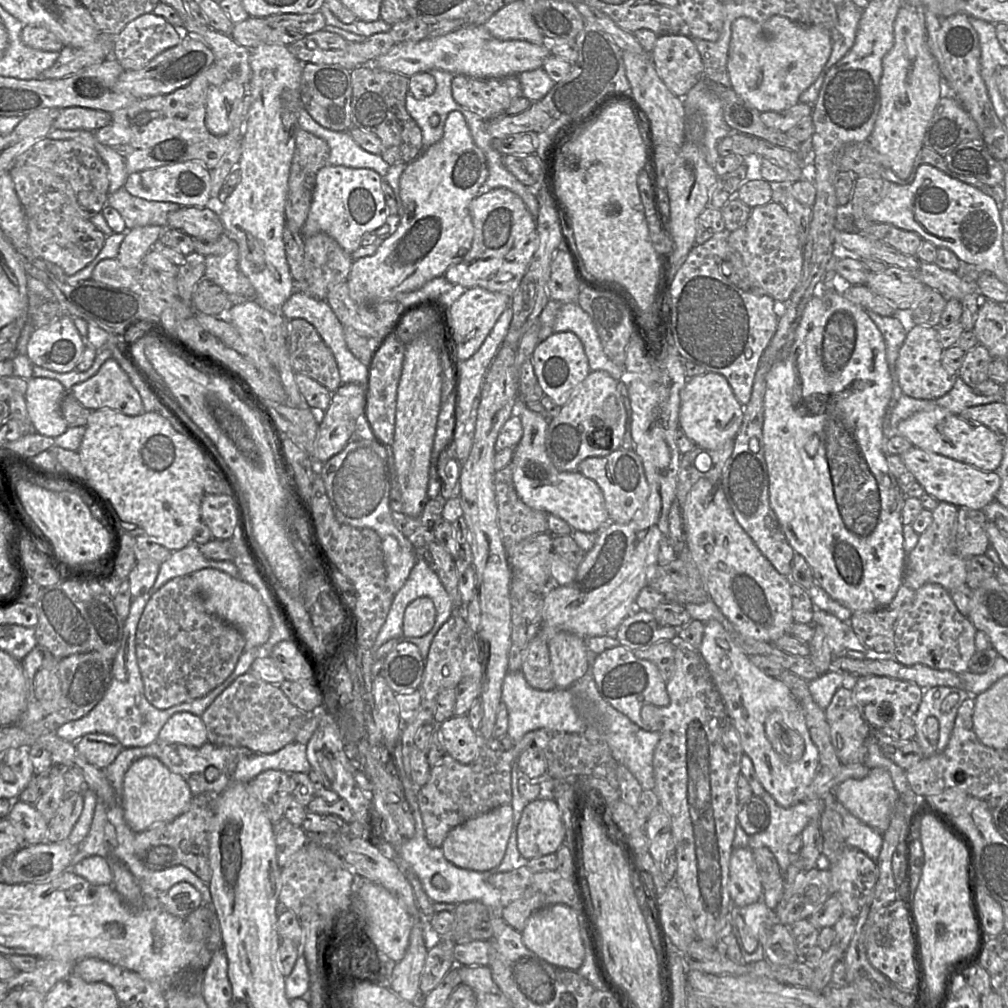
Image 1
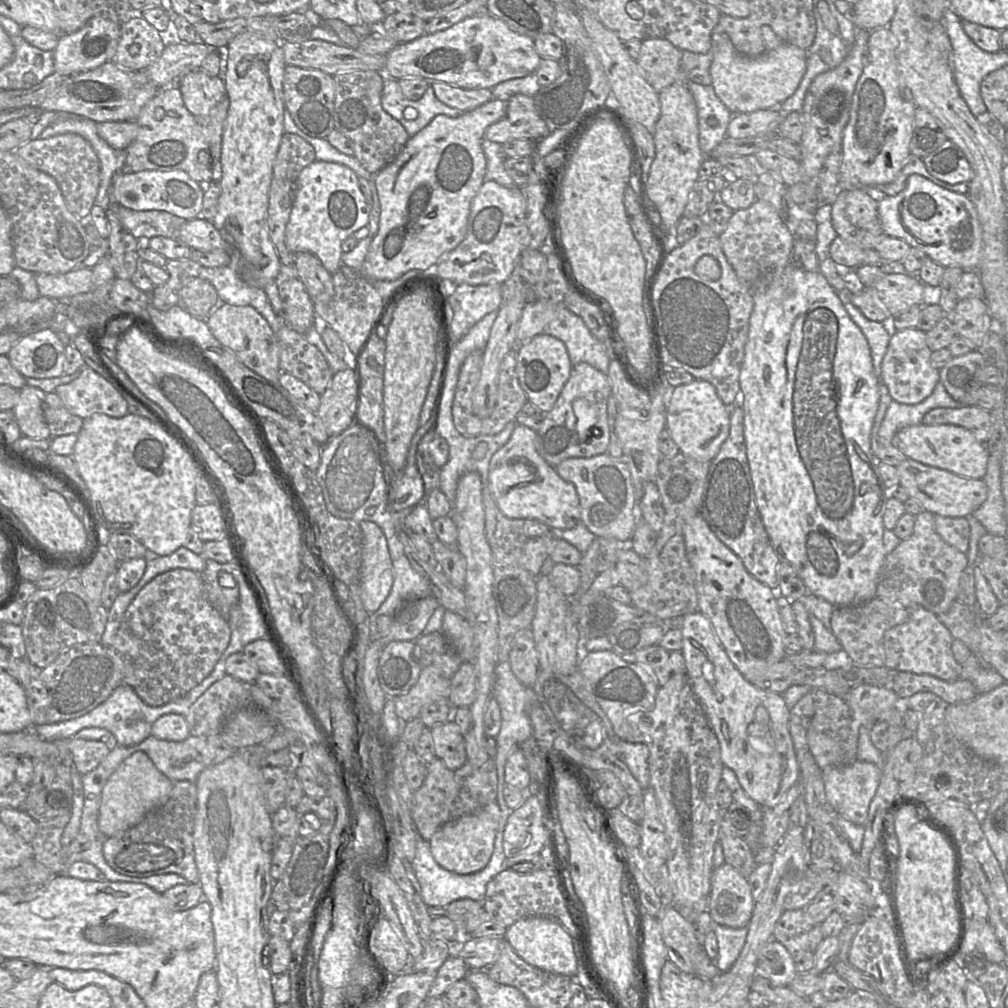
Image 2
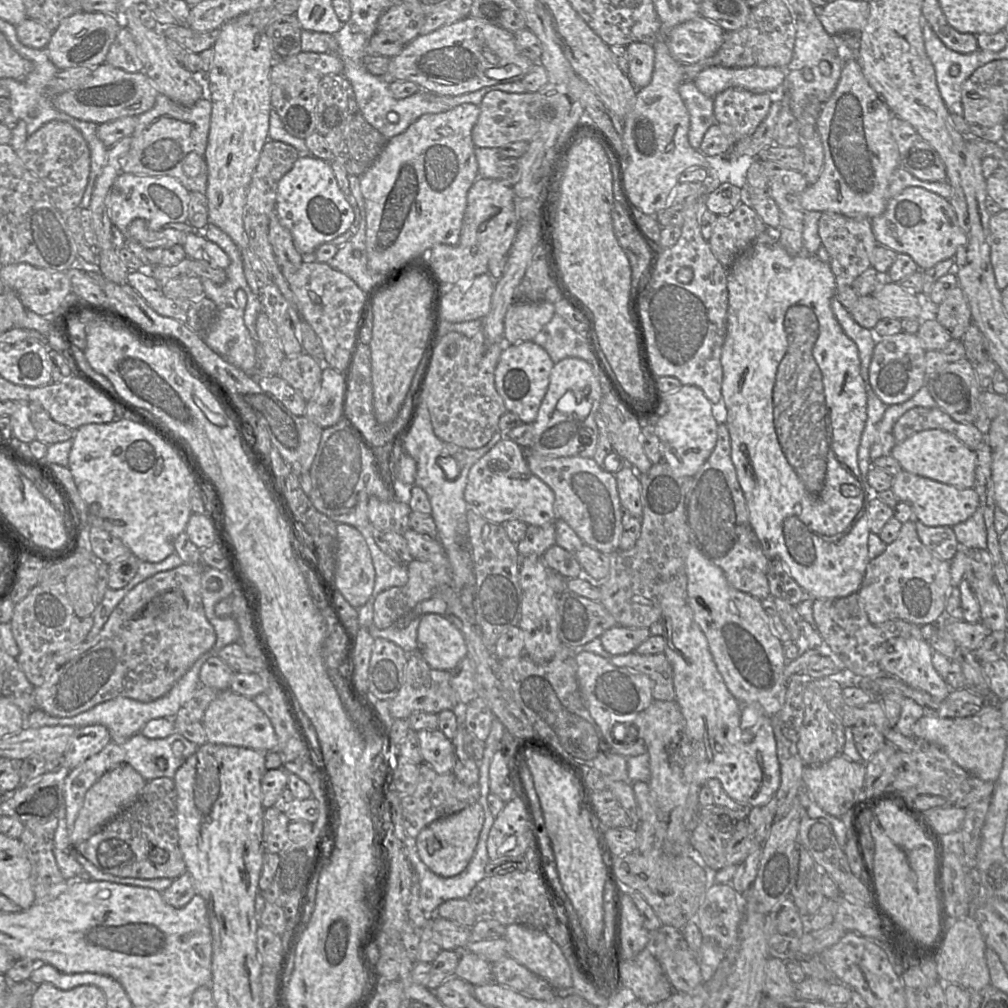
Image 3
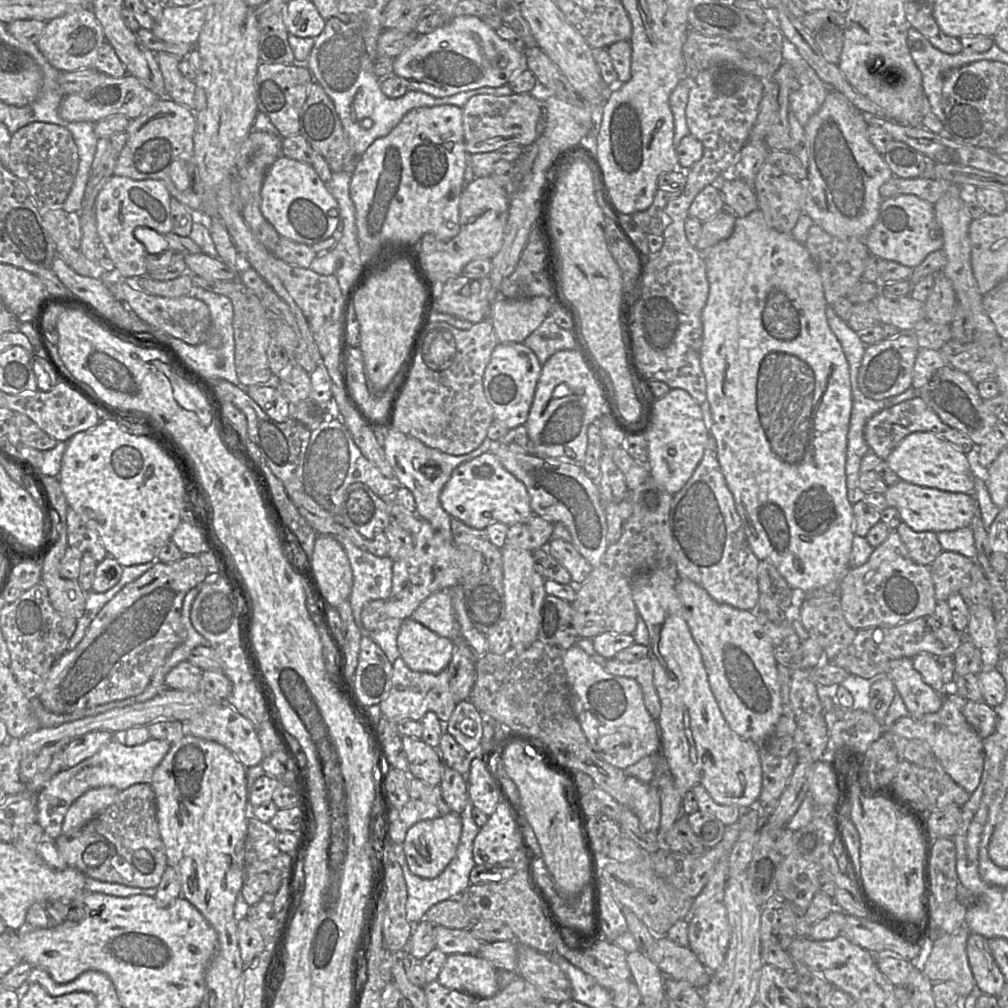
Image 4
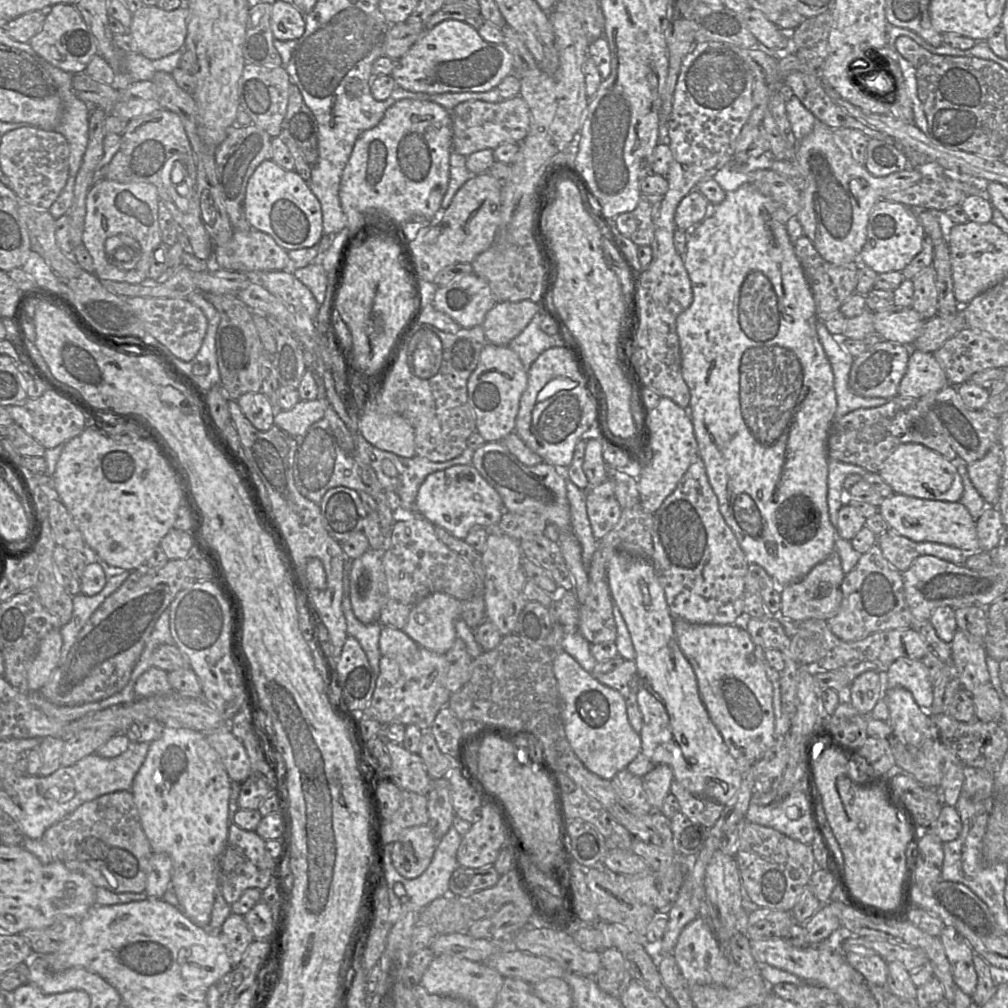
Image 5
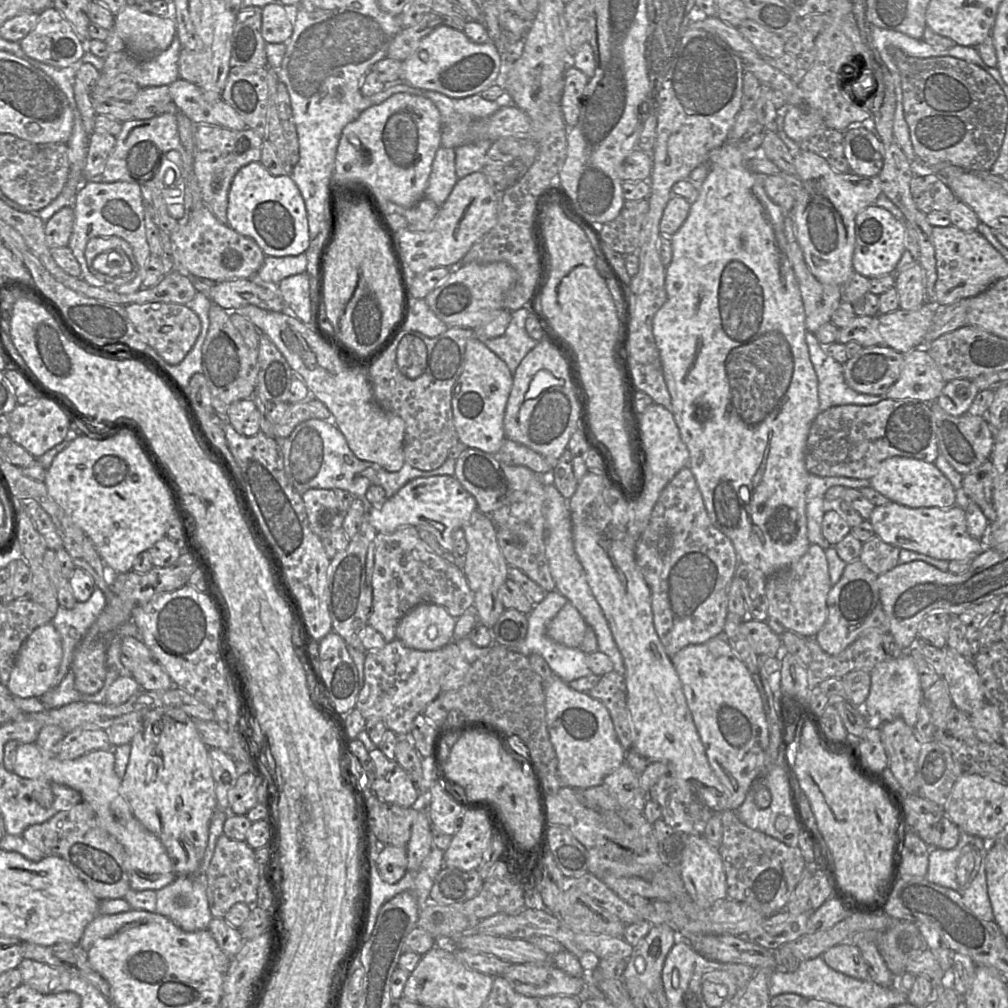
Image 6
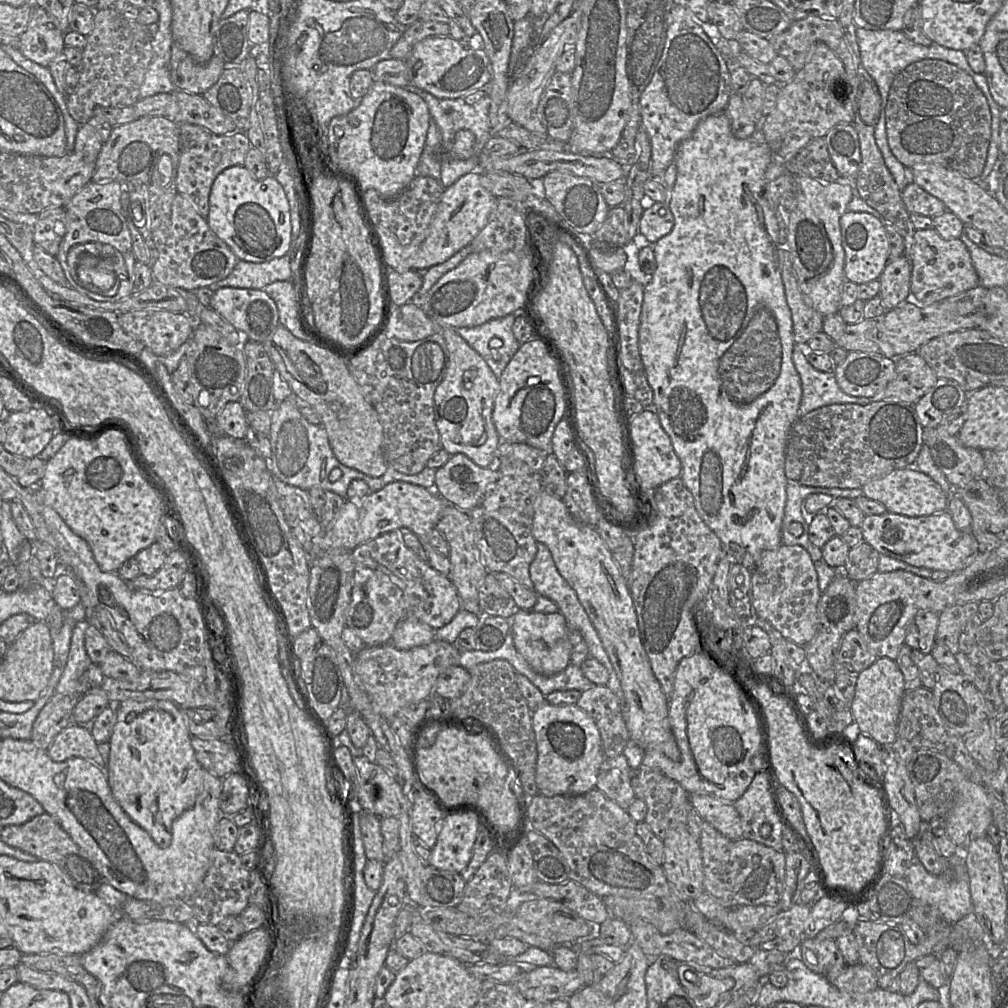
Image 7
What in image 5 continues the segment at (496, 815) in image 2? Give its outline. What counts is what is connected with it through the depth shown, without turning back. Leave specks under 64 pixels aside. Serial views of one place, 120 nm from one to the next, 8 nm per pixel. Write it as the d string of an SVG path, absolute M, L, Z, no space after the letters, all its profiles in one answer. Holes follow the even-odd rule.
M428 824L404 830L392 843L394 868L406 879L419 877L429 866L438 843L439 840Z

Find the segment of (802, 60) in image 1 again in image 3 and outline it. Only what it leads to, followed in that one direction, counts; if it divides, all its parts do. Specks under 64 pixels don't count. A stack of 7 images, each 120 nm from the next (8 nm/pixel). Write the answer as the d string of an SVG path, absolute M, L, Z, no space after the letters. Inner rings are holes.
M712 66L701 71L693 83L703 94L713 98L728 88L773 92L783 85L785 79L785 68Z

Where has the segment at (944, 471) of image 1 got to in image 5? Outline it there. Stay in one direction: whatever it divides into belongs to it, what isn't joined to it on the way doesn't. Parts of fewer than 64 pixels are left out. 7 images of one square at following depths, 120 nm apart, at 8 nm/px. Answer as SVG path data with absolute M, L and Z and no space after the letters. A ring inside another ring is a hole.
M893 493L883 499L878 507L878 513L887 522L889 530L916 543L940 543L959 548L966 553L981 551L975 521L960 501L929 500Z

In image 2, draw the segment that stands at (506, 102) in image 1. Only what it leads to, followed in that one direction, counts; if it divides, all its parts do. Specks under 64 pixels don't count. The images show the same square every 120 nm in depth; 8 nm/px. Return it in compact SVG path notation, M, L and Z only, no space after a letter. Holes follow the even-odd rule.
M432 82L436 98L445 105L470 112L493 100L491 89L463 89L445 82Z

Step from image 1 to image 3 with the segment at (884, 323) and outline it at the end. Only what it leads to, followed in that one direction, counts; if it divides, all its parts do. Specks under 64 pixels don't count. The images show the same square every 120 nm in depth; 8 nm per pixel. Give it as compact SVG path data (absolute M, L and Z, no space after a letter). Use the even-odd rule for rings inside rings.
M833 298L831 301L832 312L845 334L855 342L859 351L860 374L865 383L869 382L869 365L878 337L873 330L860 326L850 315L843 305Z

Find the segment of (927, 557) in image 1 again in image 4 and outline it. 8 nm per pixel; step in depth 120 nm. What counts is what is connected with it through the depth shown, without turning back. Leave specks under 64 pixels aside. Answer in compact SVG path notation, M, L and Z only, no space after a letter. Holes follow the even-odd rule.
M892 530L861 566L849 569L840 585L841 608L853 629L892 627L935 612L937 600L929 565L913 562L899 534Z

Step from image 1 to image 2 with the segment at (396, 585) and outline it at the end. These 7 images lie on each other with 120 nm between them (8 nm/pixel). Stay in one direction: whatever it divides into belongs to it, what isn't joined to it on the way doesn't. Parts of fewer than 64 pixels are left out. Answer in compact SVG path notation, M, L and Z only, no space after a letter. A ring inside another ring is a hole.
M370 521L358 523L363 533L360 598L368 613L377 611L391 592L394 572L387 539Z

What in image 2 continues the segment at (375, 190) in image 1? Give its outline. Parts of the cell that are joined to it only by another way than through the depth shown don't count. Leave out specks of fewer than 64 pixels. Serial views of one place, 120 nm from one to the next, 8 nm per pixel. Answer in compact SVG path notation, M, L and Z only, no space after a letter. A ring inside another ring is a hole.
M315 160L306 166L299 174L295 197L286 225L286 244L292 253L309 252L315 255L325 267L333 274L342 266L342 243L355 231L367 226L370 208L361 191L358 176L342 164Z

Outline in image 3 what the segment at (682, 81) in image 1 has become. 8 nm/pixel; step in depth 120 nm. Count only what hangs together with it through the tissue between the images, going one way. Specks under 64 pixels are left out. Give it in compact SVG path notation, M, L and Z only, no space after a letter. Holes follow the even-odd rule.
M631 43L626 46L627 73L636 88L647 86L652 78L655 51L650 43Z

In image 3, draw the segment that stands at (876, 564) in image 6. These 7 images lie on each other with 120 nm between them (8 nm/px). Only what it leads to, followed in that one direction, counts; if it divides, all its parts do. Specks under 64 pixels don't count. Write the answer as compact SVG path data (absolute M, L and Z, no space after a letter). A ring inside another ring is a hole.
M919 521L915 525L920 541L934 556L946 561L955 556L959 543L952 527L929 527Z

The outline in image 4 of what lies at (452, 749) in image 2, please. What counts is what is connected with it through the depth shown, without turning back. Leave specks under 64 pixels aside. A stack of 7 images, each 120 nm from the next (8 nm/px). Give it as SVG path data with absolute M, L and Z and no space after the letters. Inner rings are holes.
M402 737L402 742L407 754L410 776L431 785L438 785L444 772L444 764L438 749L416 737Z

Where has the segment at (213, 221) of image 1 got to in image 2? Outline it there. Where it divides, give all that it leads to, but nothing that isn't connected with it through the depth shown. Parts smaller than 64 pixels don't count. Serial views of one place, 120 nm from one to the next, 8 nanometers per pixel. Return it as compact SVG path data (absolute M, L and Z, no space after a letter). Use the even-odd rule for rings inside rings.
M198 217L187 220L186 224L179 231L178 239L192 250L209 252L215 249L222 249L231 255L231 245L222 239L220 231L212 221Z

